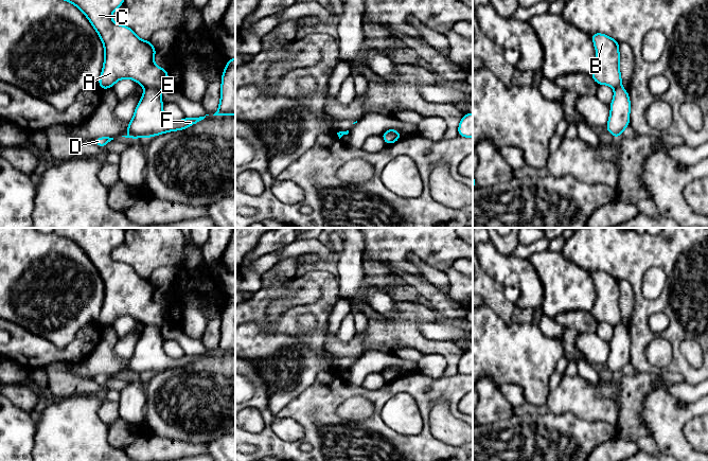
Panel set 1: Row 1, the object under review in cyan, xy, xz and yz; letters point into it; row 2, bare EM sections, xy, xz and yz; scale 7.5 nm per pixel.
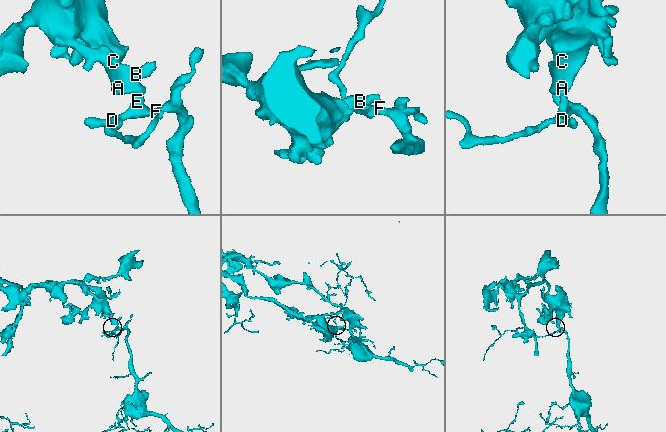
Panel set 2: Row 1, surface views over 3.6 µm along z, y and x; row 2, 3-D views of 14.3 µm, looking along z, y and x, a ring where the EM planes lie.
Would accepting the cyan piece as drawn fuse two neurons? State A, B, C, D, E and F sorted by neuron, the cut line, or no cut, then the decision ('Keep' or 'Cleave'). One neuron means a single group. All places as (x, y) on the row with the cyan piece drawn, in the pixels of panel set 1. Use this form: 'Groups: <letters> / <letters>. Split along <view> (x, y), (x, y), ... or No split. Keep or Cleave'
Groups: A B C / D E F. Split along xy (144, 87), (156, 87), (160, 90). Cleave

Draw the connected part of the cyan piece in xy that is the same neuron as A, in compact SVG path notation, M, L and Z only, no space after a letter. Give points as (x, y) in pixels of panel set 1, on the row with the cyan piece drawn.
M65 0L77 6L84 15L88 18L96 33L99 34L103 45L104 45L104 65L99 79L100 89L110 89L112 86L122 78L131 78L136 83L142 85L144 88L157 88L163 89L169 85L169 73L167 70L158 67L154 63L154 57L156 54L156 48L151 43L149 40L142 40L132 31L131 28L127 25L121 25L116 23L111 19L112 13L123 5L124 0Z

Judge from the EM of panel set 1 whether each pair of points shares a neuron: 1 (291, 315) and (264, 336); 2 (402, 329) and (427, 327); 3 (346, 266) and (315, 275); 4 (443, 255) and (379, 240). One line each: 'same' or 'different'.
1: different
2: different
3: different
4: same

